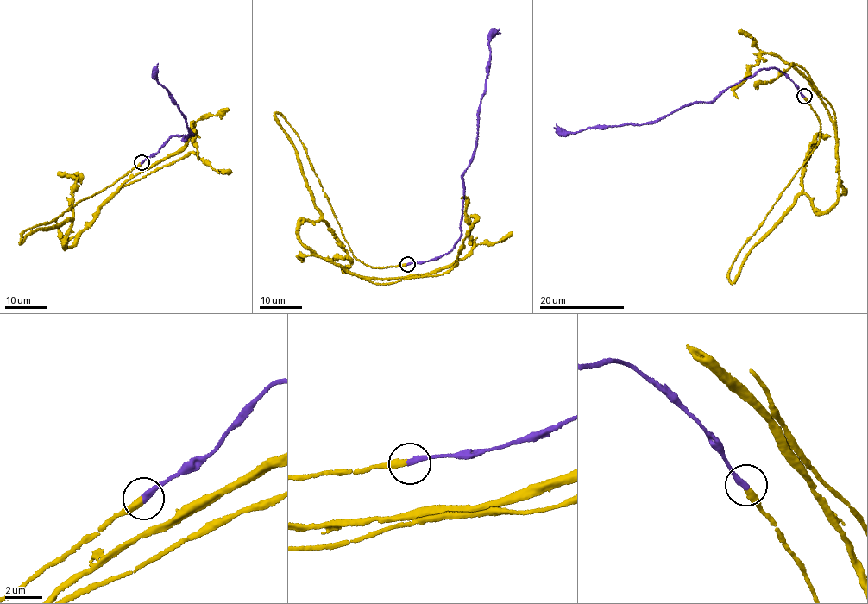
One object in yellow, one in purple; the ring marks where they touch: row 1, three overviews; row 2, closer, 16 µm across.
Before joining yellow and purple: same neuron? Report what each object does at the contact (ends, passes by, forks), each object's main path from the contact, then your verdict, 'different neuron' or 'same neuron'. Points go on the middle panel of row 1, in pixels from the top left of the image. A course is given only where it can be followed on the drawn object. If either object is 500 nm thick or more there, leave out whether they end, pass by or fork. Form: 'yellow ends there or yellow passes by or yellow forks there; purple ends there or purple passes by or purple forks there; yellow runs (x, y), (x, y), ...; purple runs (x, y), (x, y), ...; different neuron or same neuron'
yellow ends there; purple ends there; yellow runs (407, 264), (353, 254), (275, 114), (320, 215), (300, 241), (338, 267), (446, 267), (472, 242), (460, 198); purple runs (407, 265), (445, 254), (459, 240), (463, 198), (462, 180), (475, 143), (490, 57), (489, 36), (500, 29); same neuron

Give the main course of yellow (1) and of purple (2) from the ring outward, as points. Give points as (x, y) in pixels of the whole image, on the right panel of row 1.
1: (803, 96), (817, 144), (732, 282), (839, 181), (795, 68), (760, 56), (739, 99)
2: (804, 96), (774, 66), (757, 72), (715, 99), (692, 103), (640, 124), (588, 128), (566, 135), (554, 127)

